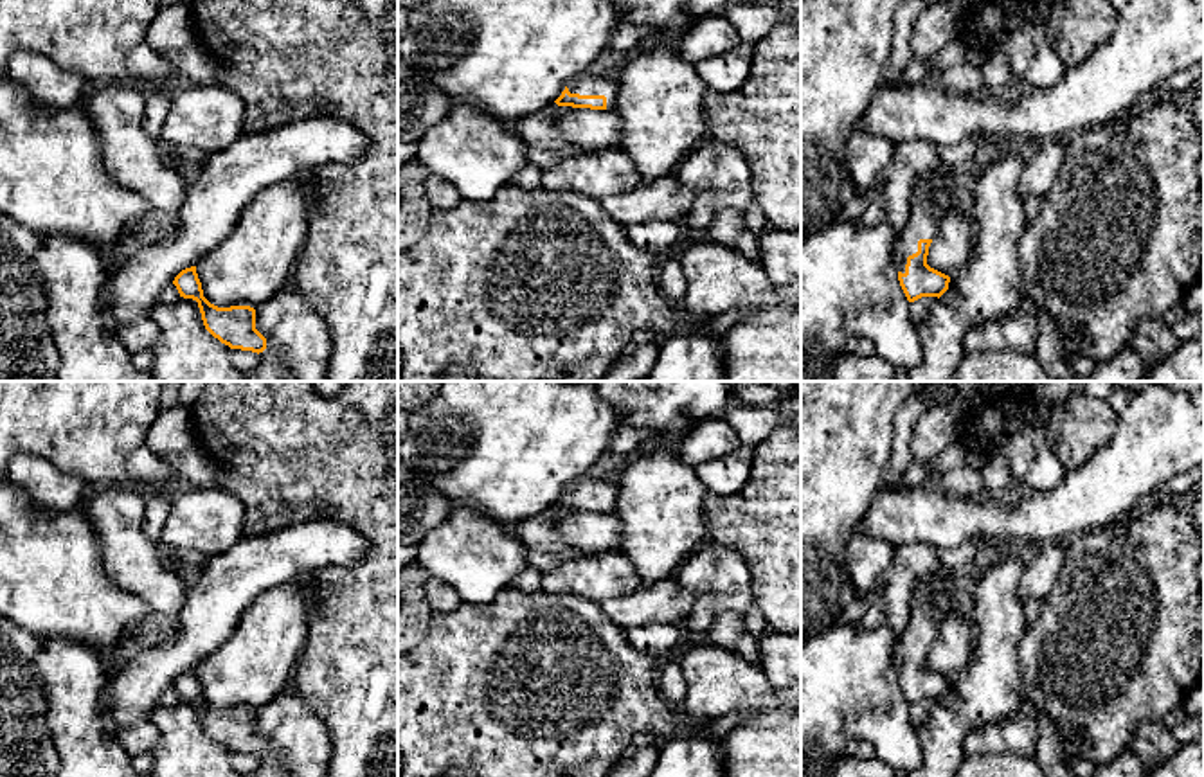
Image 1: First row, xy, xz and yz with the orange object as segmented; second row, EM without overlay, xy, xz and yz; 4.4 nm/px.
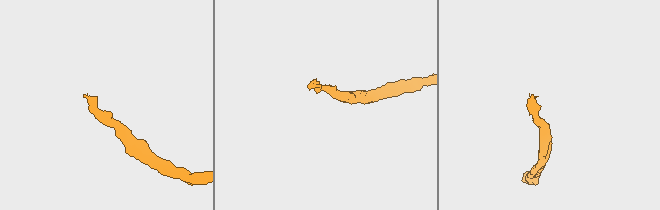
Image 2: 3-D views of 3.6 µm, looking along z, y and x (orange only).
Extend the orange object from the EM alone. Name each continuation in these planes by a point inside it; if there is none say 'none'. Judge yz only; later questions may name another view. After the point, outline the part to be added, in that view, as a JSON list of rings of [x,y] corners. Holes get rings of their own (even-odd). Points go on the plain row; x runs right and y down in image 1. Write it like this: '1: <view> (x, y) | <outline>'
1: yz (929, 596) | [[[920,577],[911,592],[911,615],[898,637],[893,662],[898,674],[905,676],[907,660],[918,655],[920,642],[934,642],[938,635],[938,612],[970,613],[970,597],[957,583]]]

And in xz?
1: xz (587, 486) | [[[590,473],[574,480],[567,487],[571,496],[605,498],[606,511],[614,511],[617,489],[619,489],[617,478],[598,478],[598,477],[592,477]]]

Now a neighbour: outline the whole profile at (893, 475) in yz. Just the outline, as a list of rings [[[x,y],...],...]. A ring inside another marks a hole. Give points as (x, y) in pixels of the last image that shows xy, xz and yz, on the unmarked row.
[[[914,381],[911,390],[909,401],[902,406],[896,415],[896,432],[894,442],[889,460],[885,462],[882,475],[880,475],[880,487],[887,489],[905,489],[905,469],[912,459],[911,455],[911,433],[916,421],[921,417],[923,412],[929,410],[925,397],[921,394],[921,387],[925,381]]]

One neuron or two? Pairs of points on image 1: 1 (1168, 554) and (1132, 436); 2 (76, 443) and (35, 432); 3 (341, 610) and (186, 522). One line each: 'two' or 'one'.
1: two
2: one
3: two

